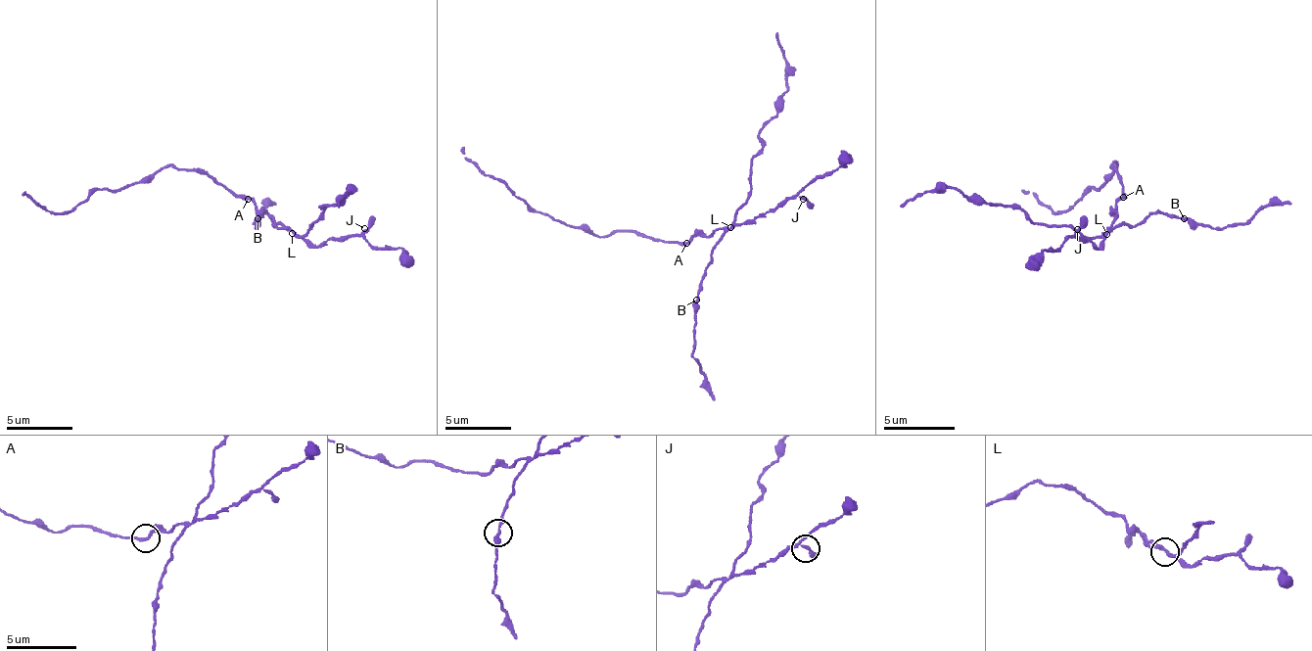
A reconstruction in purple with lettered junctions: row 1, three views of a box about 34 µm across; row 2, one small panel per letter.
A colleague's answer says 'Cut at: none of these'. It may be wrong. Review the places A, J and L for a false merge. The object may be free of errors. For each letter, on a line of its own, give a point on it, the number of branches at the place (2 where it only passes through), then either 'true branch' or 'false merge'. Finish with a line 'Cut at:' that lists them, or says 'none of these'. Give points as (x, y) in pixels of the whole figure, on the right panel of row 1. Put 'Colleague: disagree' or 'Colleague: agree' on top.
Colleague: disagree
A: at (1123, 197); 2 branches meet; true branch
J: at (1077, 229); 3 branches meet; true branch
L: at (1106, 234); 4 branches meet; false merge
Cut at: L

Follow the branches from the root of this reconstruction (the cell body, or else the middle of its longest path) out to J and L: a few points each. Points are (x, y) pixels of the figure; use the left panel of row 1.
J: (248, 199), (281, 228), (291, 228), (314, 245), (324, 245), (331, 238), (357, 235), (364, 228)
L: (248, 199), (281, 228), (291, 232)

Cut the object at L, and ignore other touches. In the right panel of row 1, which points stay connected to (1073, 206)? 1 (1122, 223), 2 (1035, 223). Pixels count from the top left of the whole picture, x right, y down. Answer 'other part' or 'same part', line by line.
1: other part
2: other part

